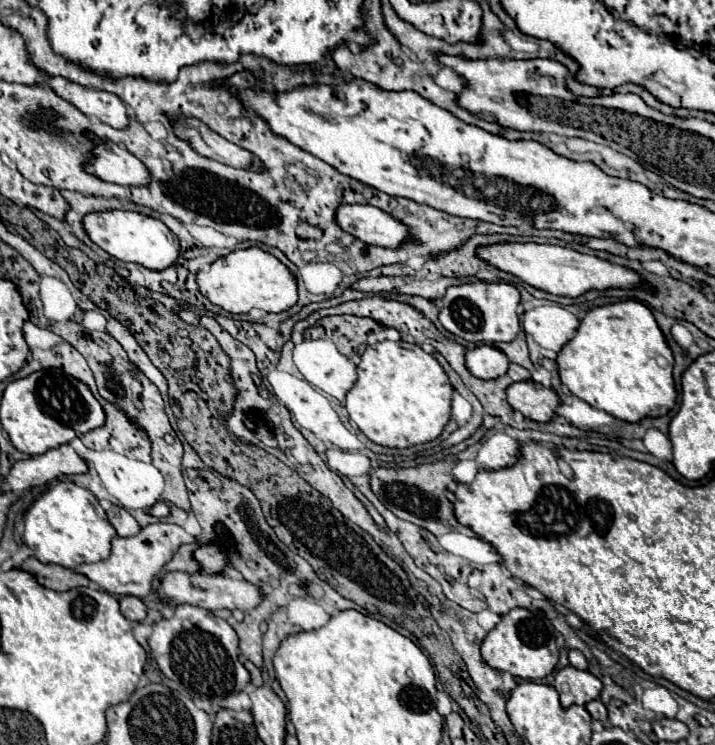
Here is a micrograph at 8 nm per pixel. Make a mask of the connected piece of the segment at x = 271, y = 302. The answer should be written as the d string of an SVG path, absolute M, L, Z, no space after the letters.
M257 246L233 250L227 256L217 258L213 266L197 272L197 284L205 298L233 314L249 312L251 308L265 312L283 312L297 302L297 284L293 274L273 254Z

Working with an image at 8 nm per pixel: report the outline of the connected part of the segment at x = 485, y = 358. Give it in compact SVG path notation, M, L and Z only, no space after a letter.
M481 344L467 352L467 370L481 380L499 378L507 372L507 368L509 368L507 356L503 356L503 352L499 352L495 346Z

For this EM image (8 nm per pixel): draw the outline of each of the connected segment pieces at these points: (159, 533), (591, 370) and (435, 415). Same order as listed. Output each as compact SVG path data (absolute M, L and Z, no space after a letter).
M169 522L147 524L135 536L129 536L129 538L115 536L113 542L111 542L113 544L113 550L111 550L111 556L107 560L101 560L101 562L95 562L95 564L81 564L77 568L77 572L85 574L91 582L99 584L101 588L105 588L111 594L143 598L143 596L147 596L151 592L153 578L161 572L161 568L165 566L165 562L171 560L173 552L181 544L193 542L193 540L195 538L191 534L187 534L177 524L169 524Z
M623 300L607 306L597 306L585 314L577 334L557 354L561 382L571 390L573 396L585 400L593 408L605 410L615 418L637 422L643 416L661 416L675 406L673 386L673 354L665 344L665 336L659 330L651 310L637 300Z
M405 340L367 346L357 366L355 386L347 392L345 408L357 428L373 442L407 448L435 440L451 418L453 388L441 364L417 344Z

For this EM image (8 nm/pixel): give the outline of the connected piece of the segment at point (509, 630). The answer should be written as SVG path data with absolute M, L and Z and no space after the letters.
M513 608L501 616L501 622L485 636L481 644L481 656L491 668L499 672L511 672L523 680L541 680L555 670L559 662L559 648L555 644L553 626L545 620L543 628L543 614L525 608Z

